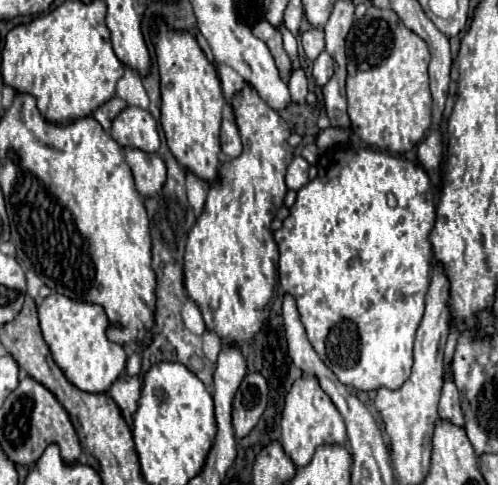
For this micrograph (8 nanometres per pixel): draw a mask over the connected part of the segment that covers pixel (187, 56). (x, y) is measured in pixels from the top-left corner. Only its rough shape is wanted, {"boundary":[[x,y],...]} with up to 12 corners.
{"boundary":[[190,33],[154,35],[162,129],[214,181],[224,95]]}

